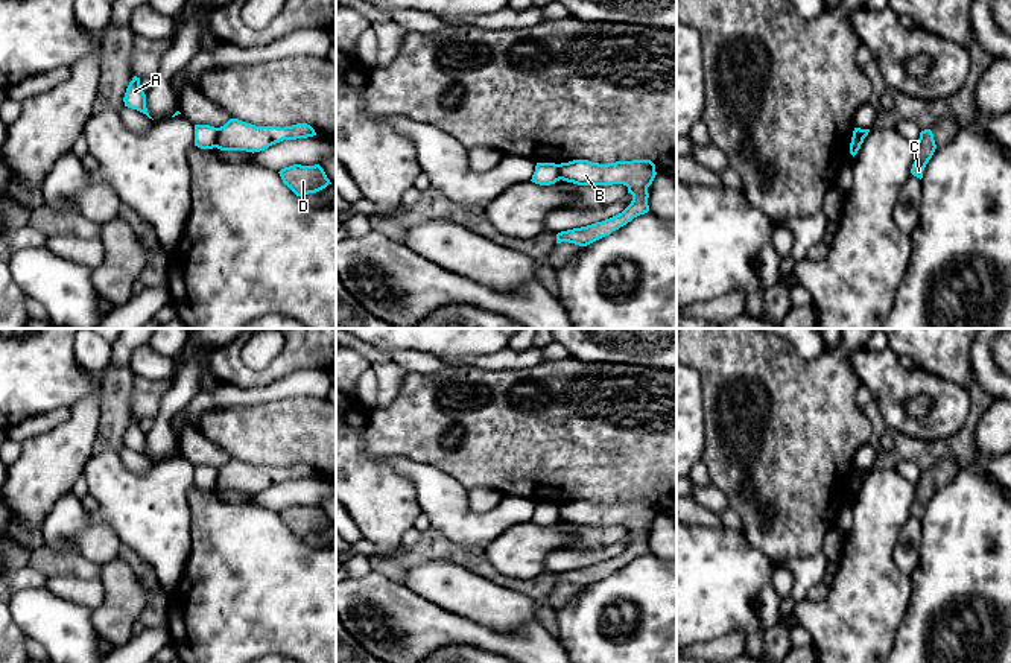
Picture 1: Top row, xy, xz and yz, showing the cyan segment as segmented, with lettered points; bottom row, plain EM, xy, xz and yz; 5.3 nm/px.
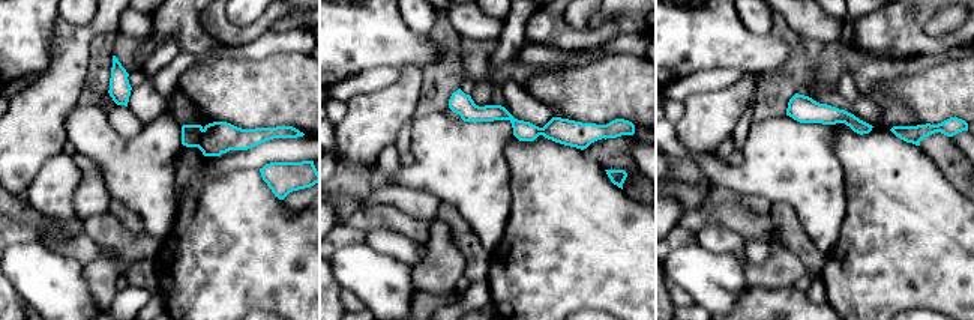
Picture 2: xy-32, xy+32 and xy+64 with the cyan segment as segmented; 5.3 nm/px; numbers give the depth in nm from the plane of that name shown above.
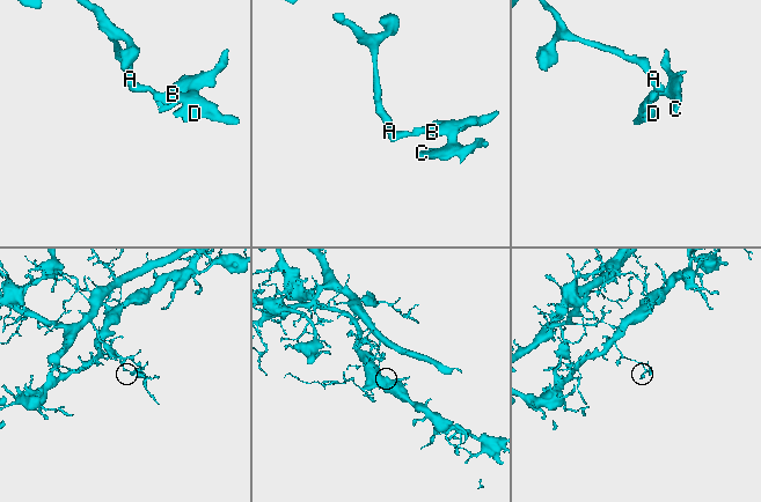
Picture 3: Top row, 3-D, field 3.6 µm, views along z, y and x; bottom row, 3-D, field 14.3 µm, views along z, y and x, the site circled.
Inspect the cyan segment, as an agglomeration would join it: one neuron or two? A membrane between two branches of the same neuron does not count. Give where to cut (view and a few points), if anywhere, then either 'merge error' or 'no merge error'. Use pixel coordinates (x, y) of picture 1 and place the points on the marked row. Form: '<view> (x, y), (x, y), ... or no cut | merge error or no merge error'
xy (219, 128), (213, 146) | merge error

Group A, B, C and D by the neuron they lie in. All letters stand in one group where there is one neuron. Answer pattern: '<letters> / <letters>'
A / B C D

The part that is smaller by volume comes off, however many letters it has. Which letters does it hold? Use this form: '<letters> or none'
B, C, D

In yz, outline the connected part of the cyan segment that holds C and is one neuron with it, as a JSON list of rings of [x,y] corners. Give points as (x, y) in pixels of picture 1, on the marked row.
[[[924,129],[920,132],[920,138],[917,141],[917,158],[912,164],[911,173],[917,178],[923,178],[923,170],[929,160],[932,158],[937,149],[933,134],[930,129]]]

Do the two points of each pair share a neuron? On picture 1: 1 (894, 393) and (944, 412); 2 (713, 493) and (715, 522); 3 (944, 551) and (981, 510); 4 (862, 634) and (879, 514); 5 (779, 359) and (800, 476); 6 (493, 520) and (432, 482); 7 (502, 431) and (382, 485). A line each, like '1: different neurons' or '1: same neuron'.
1: same neuron
2: different neurons
3: same neuron
4: same neuron
5: same neuron
6: same neuron
7: different neurons

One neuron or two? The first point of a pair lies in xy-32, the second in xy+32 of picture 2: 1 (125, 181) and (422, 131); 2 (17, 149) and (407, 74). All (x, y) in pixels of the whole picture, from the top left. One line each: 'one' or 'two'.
1: one
2: one

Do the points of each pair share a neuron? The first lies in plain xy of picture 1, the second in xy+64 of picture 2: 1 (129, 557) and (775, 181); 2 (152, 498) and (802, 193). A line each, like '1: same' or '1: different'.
1: different
2: same

